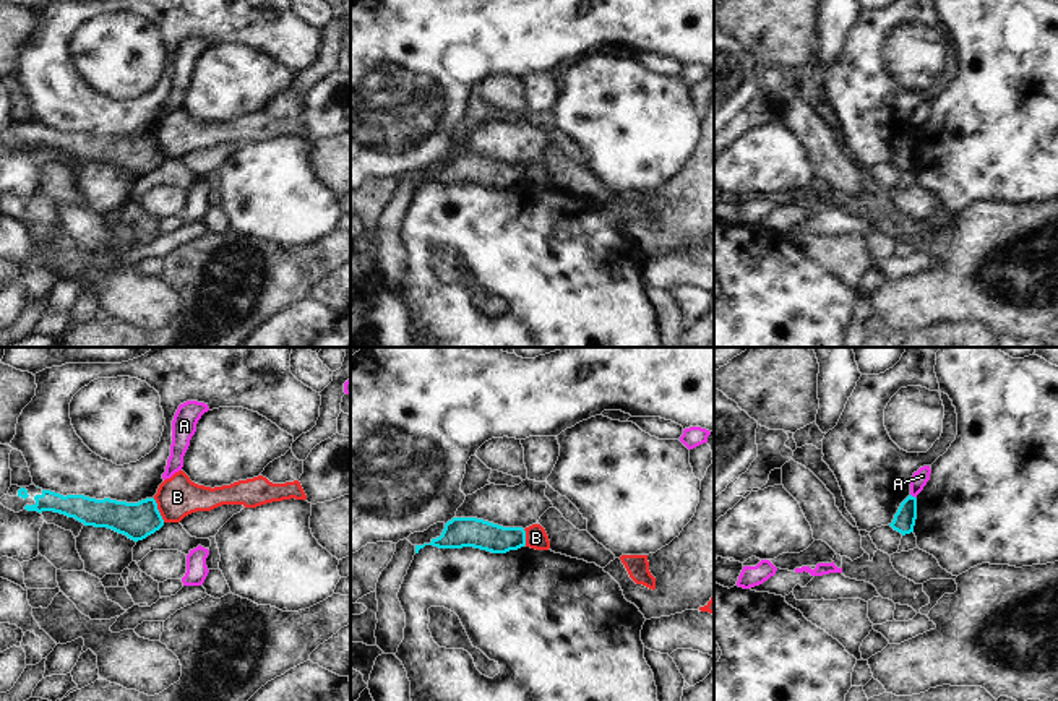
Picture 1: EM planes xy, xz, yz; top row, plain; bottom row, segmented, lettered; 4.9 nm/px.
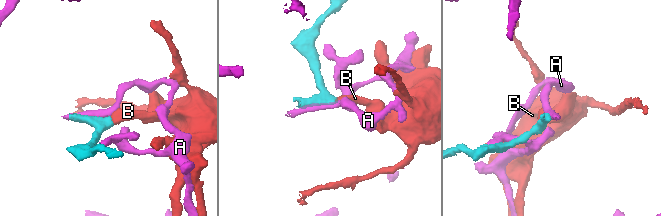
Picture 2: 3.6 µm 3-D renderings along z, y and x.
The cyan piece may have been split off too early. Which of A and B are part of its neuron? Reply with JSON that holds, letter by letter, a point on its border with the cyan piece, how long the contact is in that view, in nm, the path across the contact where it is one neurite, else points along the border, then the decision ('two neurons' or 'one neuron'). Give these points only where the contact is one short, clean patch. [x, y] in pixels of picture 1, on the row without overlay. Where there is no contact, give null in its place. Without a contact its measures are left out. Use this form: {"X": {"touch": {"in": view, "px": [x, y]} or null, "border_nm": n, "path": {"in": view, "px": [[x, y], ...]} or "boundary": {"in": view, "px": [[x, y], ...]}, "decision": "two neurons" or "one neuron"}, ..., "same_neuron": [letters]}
{"A": {"touch": {"in": "yz", "px": [914, 133]}, "border_nm": 40, "boundary": {"in": "yz", "px": [[911, 130], [916, 135]]}, "decision": "two neurons"}, "B": {"touch": {"in": "xy", "px": [158, 146]}, "border_nm": 130, "boundary": {"in": "xy", "px": [[153, 135], [164, 158]]}, "decision": "two neurons"}, "same_neuron": []}

